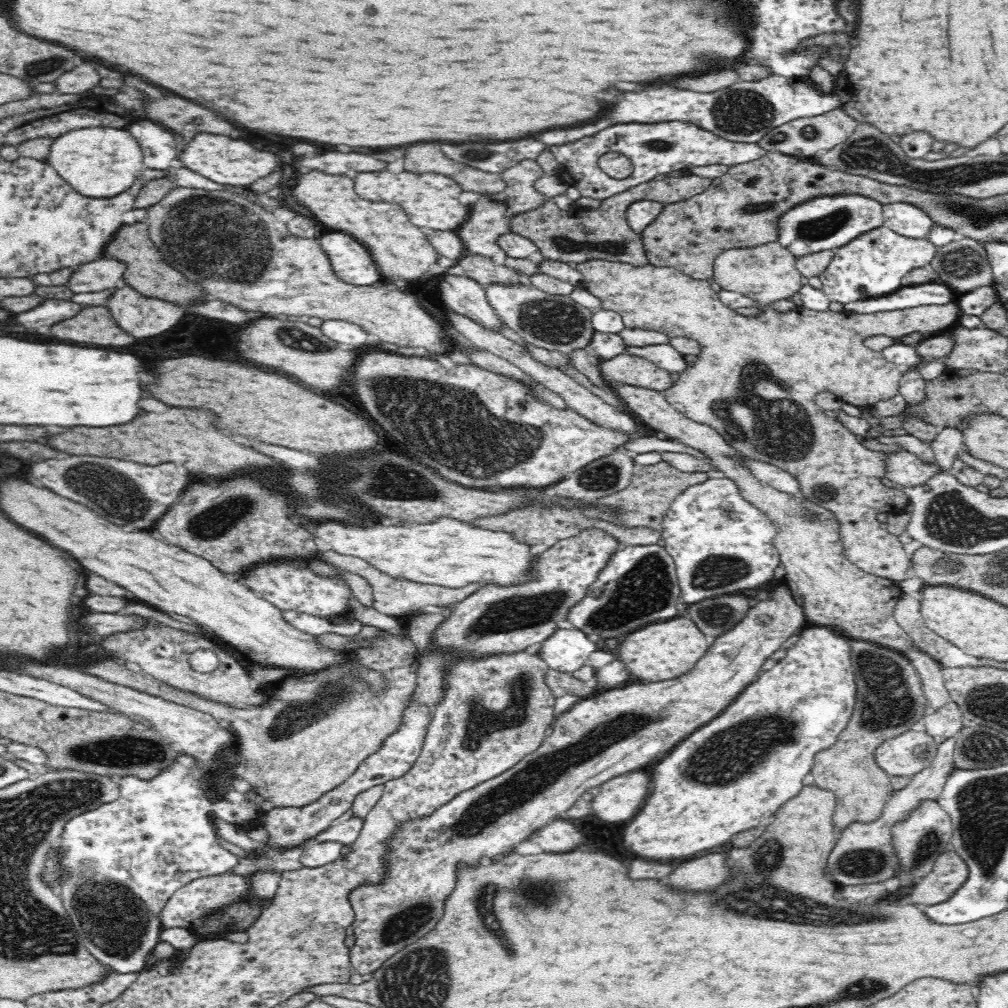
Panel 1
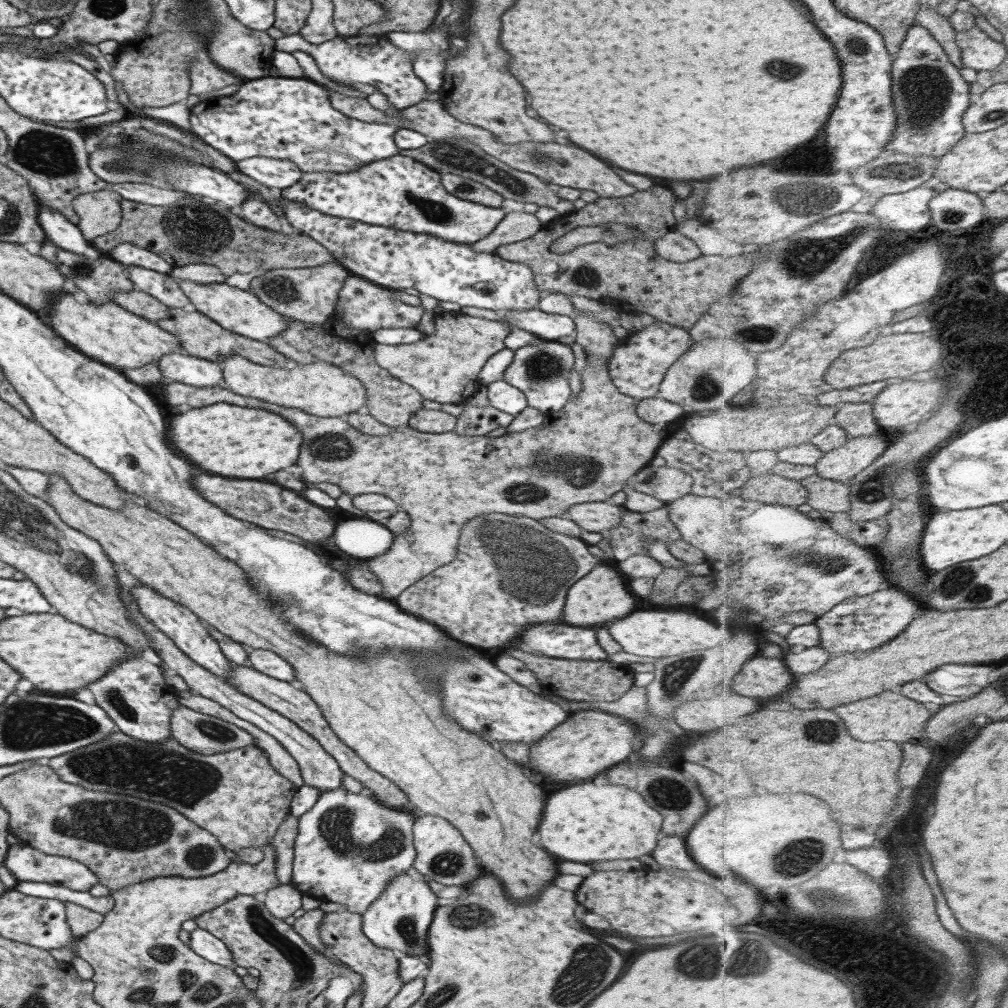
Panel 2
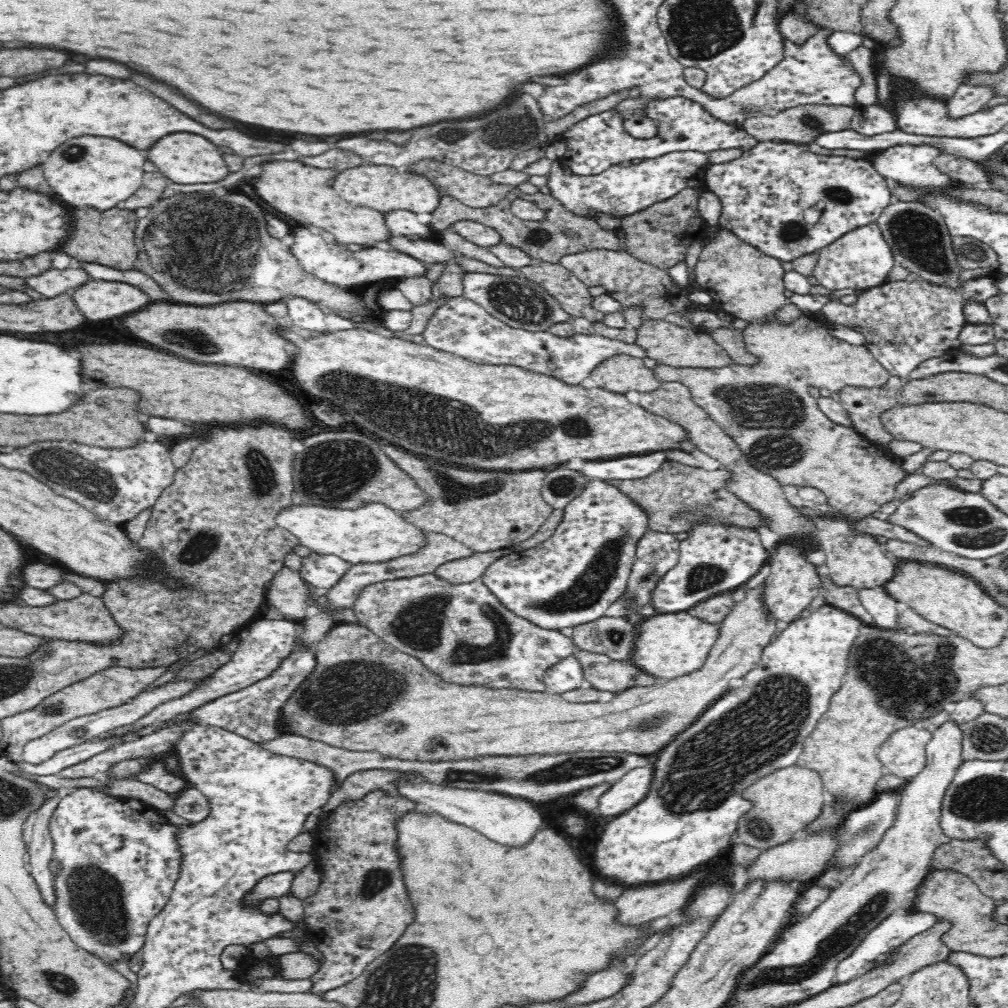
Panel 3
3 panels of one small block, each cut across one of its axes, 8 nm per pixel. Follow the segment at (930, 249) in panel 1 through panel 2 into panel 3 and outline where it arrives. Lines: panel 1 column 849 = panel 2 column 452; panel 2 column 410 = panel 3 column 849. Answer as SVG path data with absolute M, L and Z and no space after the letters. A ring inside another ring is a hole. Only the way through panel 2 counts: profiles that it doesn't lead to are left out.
M877 223L851 230L817 253L819 259L813 276L818 279L820 286L832 291L840 292L844 289L865 291L888 283L888 276L896 265L892 249Z

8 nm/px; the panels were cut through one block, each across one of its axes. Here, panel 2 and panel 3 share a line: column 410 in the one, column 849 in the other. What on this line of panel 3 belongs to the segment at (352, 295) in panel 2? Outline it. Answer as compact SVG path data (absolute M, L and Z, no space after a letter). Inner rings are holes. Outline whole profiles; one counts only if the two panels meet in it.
M976 277L974 280L961 282L956 286L930 285L924 282L888 282L883 285L861 291L854 305L846 305L840 300L826 302L818 311L824 315L830 324L850 327L865 336L865 347L875 356L875 359L895 377L909 379L909 374L924 360L941 357L962 344L958 336L962 327L968 322L964 314L964 307L969 299L983 301L998 295L998 289L992 278Z

